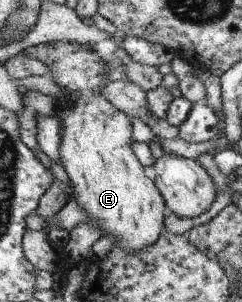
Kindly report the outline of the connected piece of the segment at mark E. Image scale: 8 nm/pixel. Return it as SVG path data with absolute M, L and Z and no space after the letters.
M52 41L51 43L42 43L39 45L34 45L32 47L28 47L28 49L24 49L24 53L31 59L36 59L46 65L49 69L49 76L51 76L51 80L54 81L60 88L66 88L70 93L76 93L78 95L78 99L72 101L71 99L63 102L62 105L58 108L58 113L56 113L56 117L62 121L62 141L60 141L60 161L61 165L63 165L70 181L72 187L74 187L74 193L76 193L76 203L82 207L82 209L86 209L86 213L88 213L89 223L92 225L96 225L96 227L100 227L102 229L102 236L110 235L110 237L114 237L114 246L122 247L124 251L130 251L130 253L138 253L138 251L142 251L142 249L146 249L146 247L150 247L150 245L154 245L158 238L160 237L160 233L162 233L162 229L164 227L164 217L168 212L168 209L164 203L164 199L162 195L160 195L160 191L156 187L154 181L146 176L144 173L144 167L142 163L136 158L134 151L132 151L132 123L130 120L130 116L125 114L123 111L117 108L115 103L108 101L108 99L104 99L102 95L100 95L100 91L110 83L108 79L106 79L106 67L110 65L109 62L103 60L94 49L93 45L90 43L71 43L71 42L60 42L60 41Z

